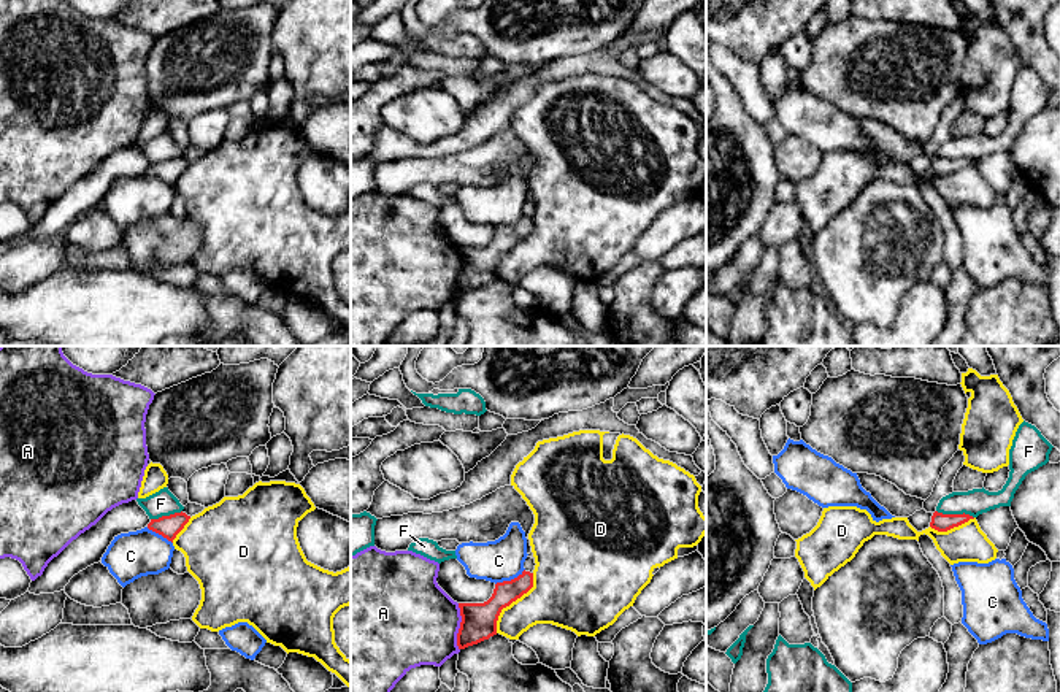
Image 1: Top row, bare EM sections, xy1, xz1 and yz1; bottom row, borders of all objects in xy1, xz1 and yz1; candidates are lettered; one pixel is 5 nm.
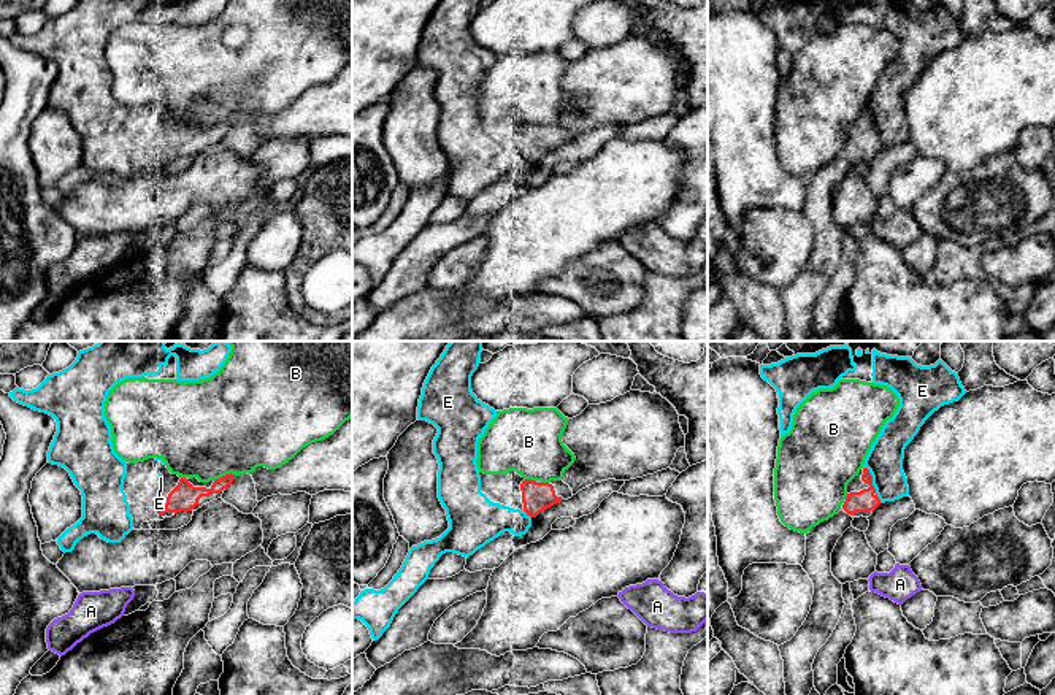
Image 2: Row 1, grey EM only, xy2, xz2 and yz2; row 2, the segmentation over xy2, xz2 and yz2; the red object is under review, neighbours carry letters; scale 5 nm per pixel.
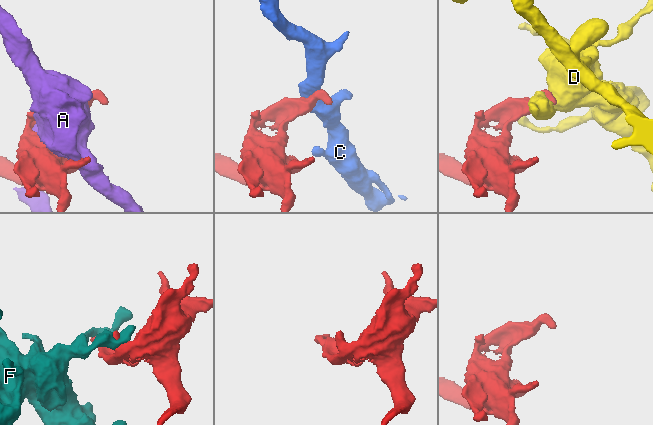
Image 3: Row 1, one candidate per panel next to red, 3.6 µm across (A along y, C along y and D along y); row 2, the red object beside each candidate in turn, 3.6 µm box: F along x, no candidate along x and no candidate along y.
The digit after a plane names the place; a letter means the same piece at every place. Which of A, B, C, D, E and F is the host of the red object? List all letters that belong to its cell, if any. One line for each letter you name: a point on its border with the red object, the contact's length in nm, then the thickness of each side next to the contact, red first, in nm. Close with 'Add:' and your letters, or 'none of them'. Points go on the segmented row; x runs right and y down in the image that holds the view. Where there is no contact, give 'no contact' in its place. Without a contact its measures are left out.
Add: none of them

